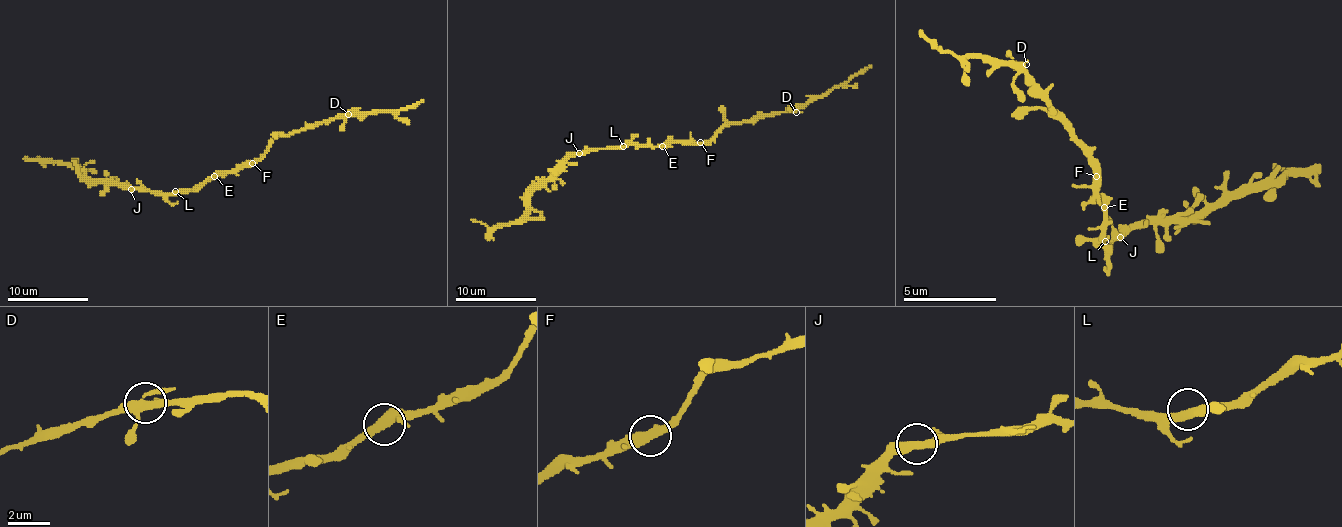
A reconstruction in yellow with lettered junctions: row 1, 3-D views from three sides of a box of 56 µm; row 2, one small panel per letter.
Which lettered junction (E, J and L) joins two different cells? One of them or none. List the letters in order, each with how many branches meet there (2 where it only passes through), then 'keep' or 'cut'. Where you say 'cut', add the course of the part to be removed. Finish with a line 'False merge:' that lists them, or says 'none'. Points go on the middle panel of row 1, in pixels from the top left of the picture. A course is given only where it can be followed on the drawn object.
E: 2 | keep
J: 2 | keep
L: 2 | keep
False merge: none

